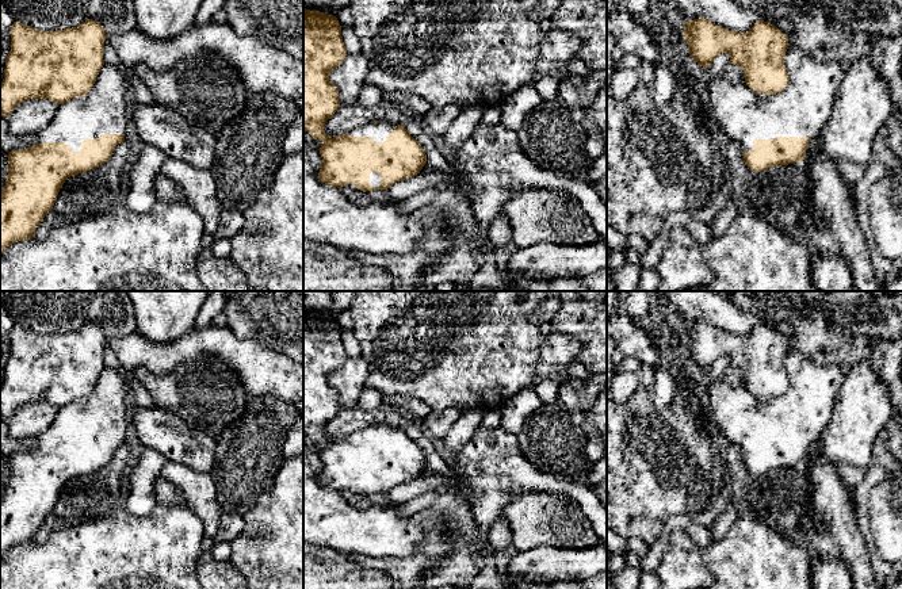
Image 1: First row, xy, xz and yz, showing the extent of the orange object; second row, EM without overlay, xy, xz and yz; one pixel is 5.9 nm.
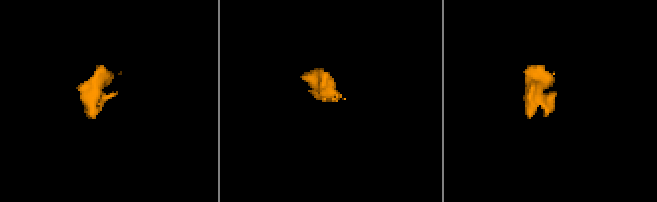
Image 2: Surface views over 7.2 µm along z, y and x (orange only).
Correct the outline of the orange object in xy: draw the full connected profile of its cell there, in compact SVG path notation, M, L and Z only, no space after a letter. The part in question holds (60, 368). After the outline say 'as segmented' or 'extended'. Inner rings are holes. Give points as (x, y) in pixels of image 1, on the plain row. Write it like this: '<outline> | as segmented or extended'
M87 322L77 330L56 334L42 334L14 325L9 339L11 353L0 387L0 418L8 420L18 408L28 402L49 402L57 406L58 412L51 425L35 436L33 450L8 455L8 478L0 496L0 559L9 548L34 540L68 481L93 473L111 462L115 450L125 444L126 413L131 405L130 389L122 371L103 363L107 337L99 325Z | extended

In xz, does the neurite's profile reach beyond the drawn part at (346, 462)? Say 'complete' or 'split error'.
split error

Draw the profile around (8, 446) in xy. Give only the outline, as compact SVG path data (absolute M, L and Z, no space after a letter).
M0 420L0 452L3 455L22 454L33 450L35 444L34 436L24 439L12 439L8 433L5 420Z

